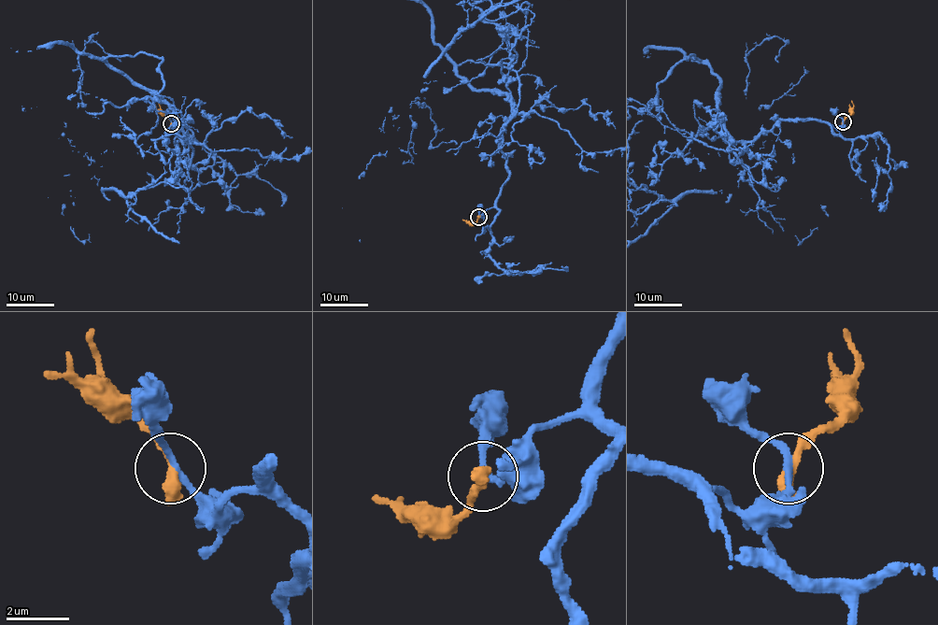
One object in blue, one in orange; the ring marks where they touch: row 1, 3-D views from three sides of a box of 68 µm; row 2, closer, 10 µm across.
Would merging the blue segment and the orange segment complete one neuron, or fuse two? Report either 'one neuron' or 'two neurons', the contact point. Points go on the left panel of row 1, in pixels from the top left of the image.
two neurons; at (171, 123)

